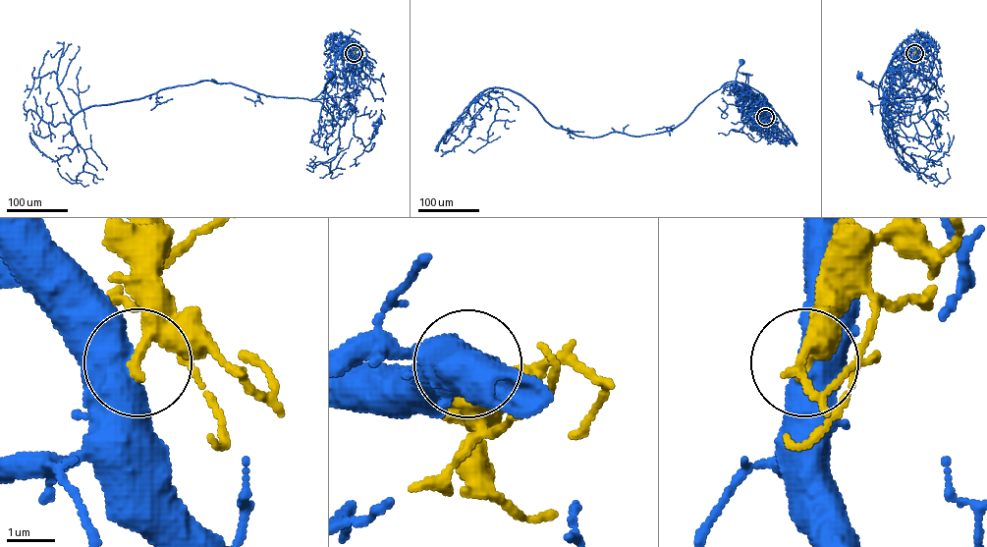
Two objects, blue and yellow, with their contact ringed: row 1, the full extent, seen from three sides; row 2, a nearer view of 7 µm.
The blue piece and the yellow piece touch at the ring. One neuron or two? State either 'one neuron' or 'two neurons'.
two neurons

